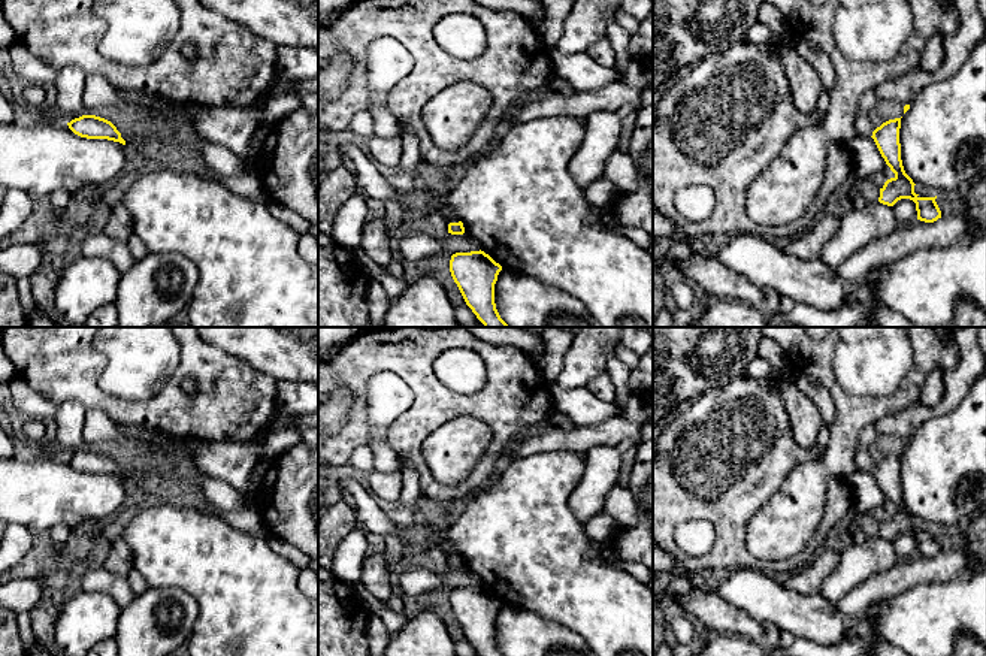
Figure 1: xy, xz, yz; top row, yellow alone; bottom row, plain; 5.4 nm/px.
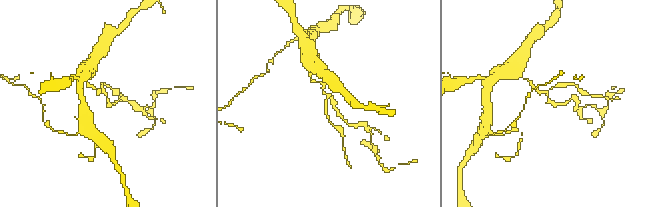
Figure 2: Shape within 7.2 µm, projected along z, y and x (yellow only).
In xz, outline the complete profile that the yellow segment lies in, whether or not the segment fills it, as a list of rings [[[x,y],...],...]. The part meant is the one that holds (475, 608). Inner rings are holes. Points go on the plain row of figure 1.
[[[481,584],[451,590],[451,611],[480,656],[503,656],[494,638],[494,619],[500,605],[502,601]]]

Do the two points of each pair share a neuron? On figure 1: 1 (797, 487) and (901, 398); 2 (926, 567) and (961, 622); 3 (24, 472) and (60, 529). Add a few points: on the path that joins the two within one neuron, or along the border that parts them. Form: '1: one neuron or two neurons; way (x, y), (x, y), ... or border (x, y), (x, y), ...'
1: one neuron; way (825, 463), (843, 446), (843, 435), (873, 408)
2: two neurons; border (961, 576), (952, 580), (922, 582), (903, 592)
3: two neurons; border (69, 526), (56, 523), (48, 529)

